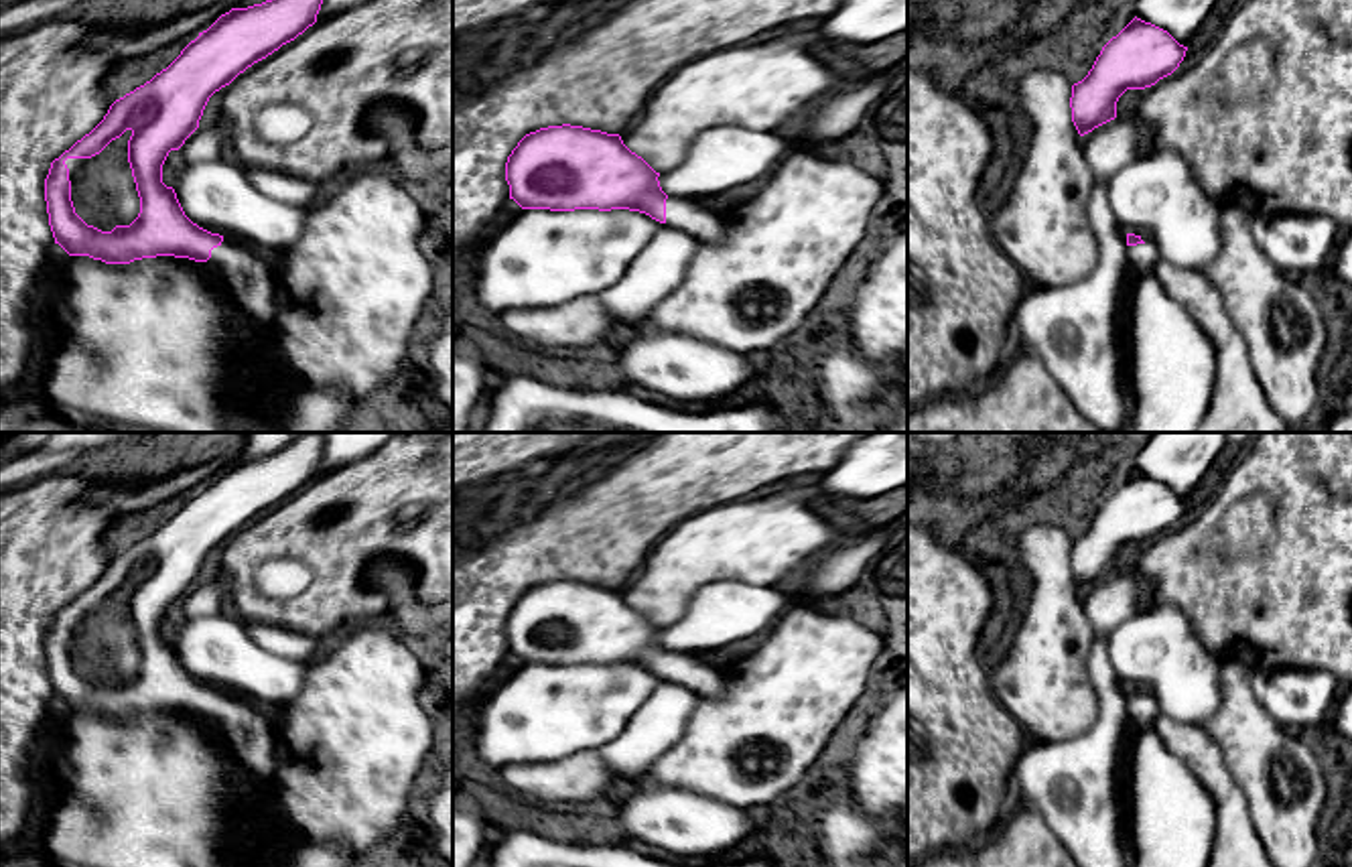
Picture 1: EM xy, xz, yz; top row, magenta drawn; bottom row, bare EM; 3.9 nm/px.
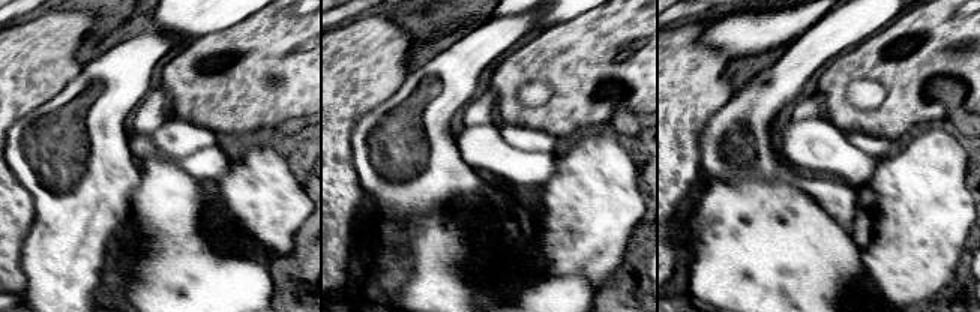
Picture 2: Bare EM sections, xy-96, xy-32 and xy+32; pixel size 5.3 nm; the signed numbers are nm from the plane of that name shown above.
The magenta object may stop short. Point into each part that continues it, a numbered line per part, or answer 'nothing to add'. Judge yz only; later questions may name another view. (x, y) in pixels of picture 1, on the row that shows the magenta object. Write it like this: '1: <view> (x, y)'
1: yz (1143, 258)

